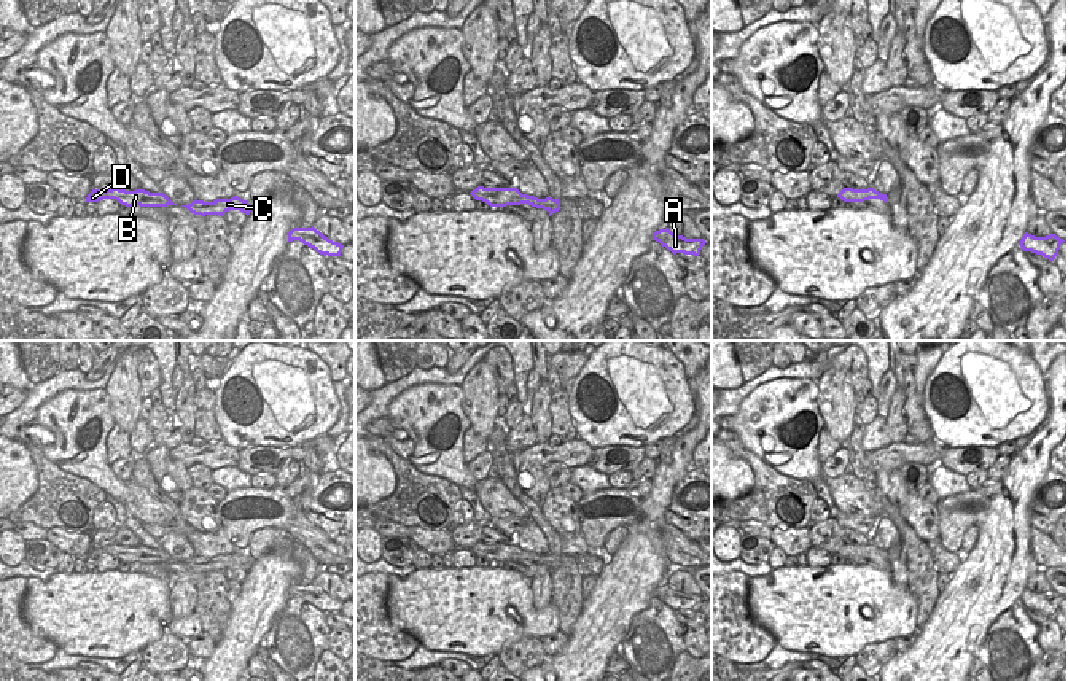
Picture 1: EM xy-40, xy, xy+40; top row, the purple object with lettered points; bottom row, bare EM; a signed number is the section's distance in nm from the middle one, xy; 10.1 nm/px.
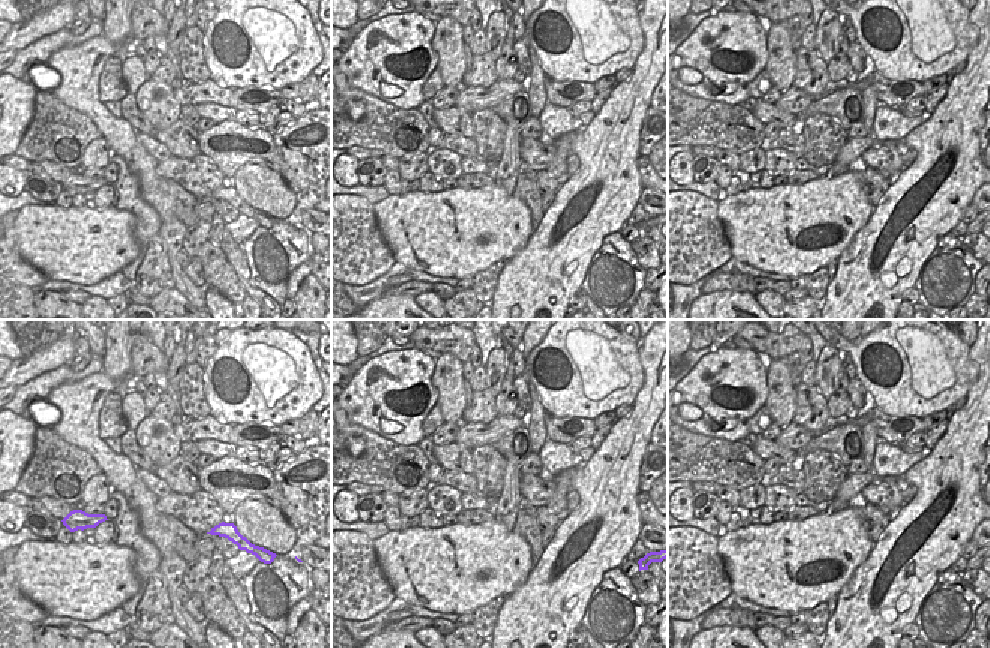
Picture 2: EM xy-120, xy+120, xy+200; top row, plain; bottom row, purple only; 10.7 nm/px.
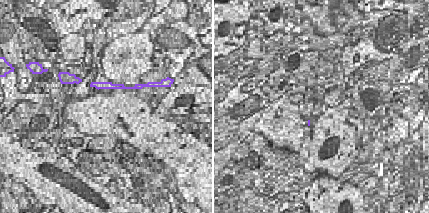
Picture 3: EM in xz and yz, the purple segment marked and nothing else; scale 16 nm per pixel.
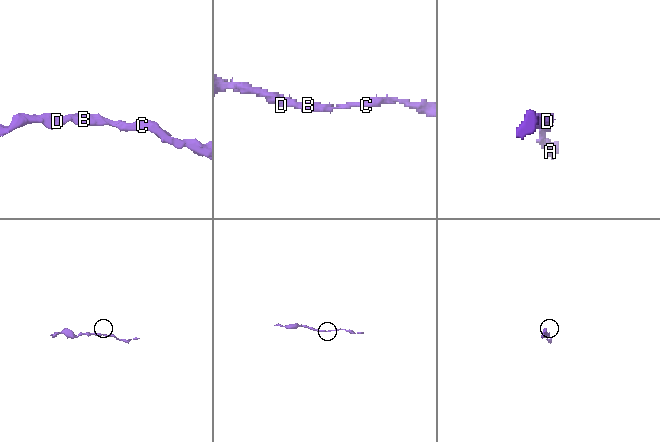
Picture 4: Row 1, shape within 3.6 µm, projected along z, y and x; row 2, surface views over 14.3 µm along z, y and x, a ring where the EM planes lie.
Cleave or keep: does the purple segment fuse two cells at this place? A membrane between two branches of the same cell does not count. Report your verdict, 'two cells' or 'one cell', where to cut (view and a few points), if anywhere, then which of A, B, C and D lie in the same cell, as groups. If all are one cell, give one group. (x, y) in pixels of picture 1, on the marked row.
one cell; no cut; A B C D

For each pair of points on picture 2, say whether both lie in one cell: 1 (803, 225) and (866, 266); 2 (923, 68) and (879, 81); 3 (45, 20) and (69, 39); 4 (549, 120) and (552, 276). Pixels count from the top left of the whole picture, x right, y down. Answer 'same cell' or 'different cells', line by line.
1: different cells
2: different cells
3: different cells
4: different cells

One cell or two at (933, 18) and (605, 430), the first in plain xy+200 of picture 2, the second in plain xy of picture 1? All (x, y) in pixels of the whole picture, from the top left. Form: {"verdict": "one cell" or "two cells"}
{"verdict": "one cell"}

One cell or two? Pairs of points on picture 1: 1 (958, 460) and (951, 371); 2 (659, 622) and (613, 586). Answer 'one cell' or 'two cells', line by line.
1: two cells
2: two cells

